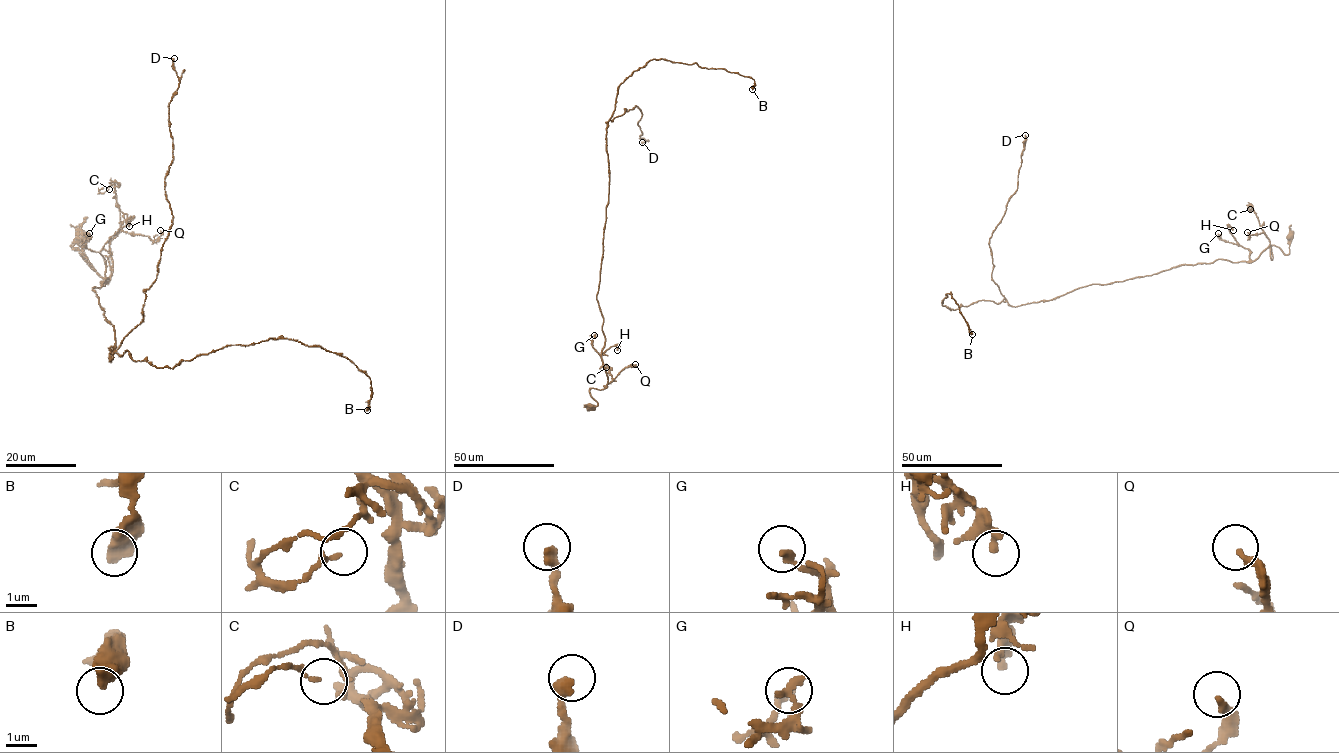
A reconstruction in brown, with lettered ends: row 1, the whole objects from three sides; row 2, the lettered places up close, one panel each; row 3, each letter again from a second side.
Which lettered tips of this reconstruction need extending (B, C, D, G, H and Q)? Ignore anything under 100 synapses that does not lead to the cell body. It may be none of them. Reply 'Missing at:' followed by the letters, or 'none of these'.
Missing at: none of these

